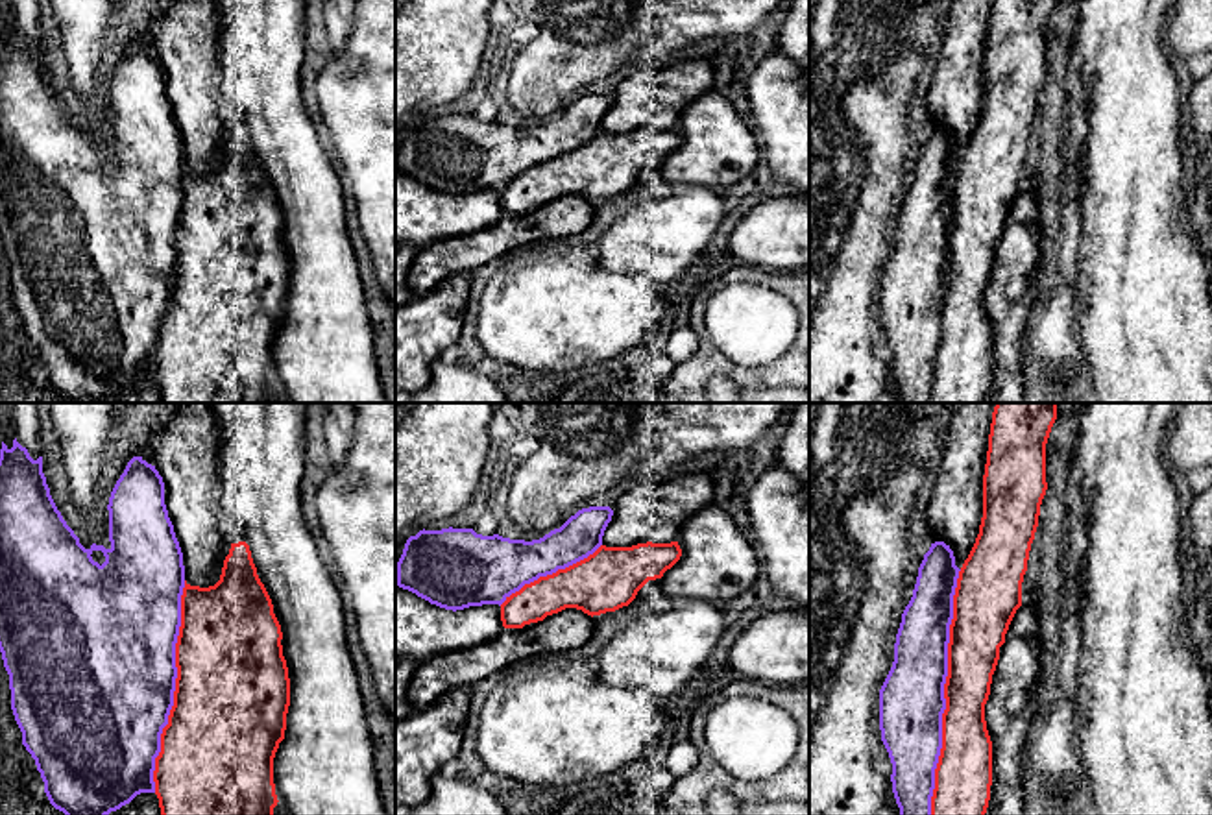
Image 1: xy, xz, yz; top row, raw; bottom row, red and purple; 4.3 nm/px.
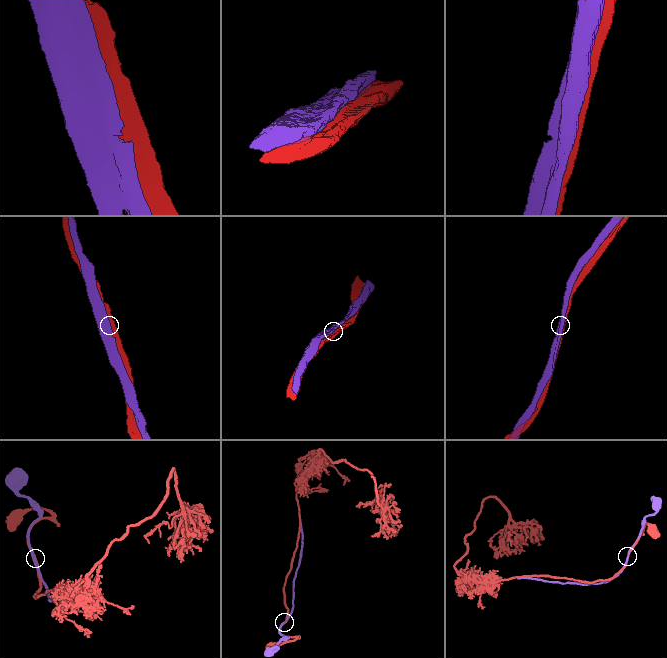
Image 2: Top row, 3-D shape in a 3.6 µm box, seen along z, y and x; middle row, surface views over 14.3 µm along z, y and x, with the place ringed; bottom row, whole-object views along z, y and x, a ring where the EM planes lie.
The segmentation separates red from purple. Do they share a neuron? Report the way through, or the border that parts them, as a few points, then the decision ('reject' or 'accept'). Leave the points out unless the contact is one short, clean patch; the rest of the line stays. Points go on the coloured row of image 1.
reject

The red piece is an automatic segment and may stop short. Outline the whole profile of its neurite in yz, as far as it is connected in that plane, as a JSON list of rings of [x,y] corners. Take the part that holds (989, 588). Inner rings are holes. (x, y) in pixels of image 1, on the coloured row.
[[[996,403],[983,475],[983,517],[953,595],[944,684],[942,748],[935,769],[931,815],[985,815],[992,785],[992,741],[985,721],[992,675],[1009,625],[1022,606],[1022,582],[1040,505],[1048,490],[1046,444],[1057,403]]]

